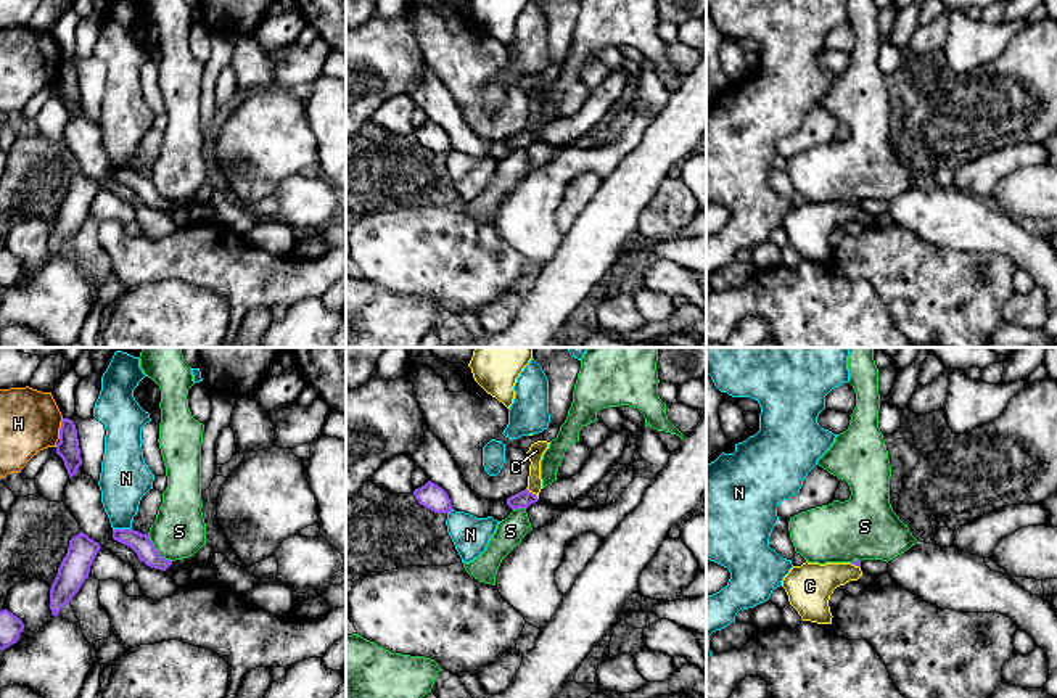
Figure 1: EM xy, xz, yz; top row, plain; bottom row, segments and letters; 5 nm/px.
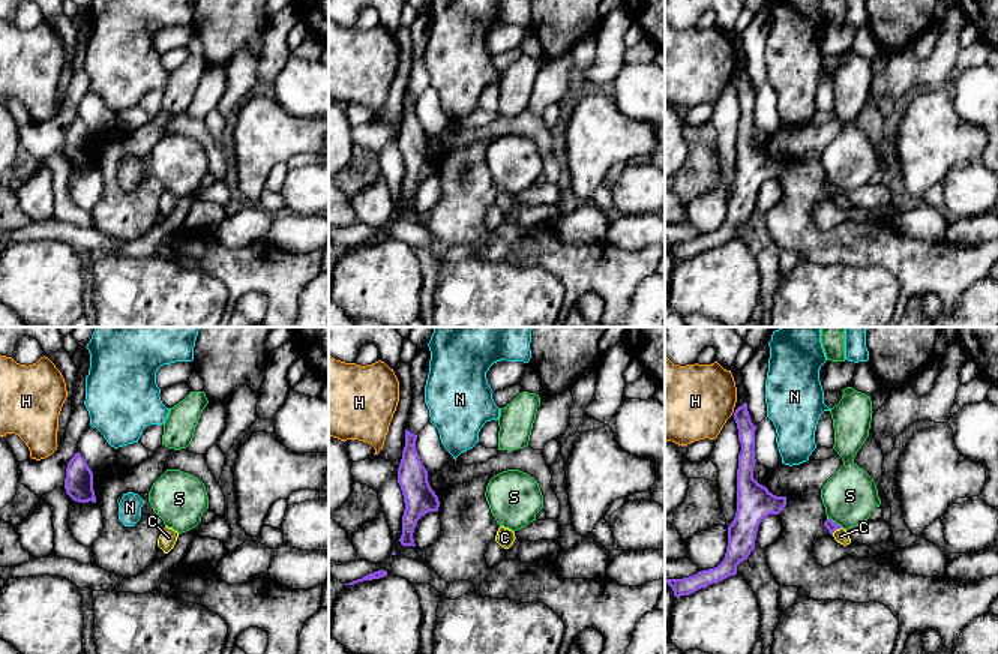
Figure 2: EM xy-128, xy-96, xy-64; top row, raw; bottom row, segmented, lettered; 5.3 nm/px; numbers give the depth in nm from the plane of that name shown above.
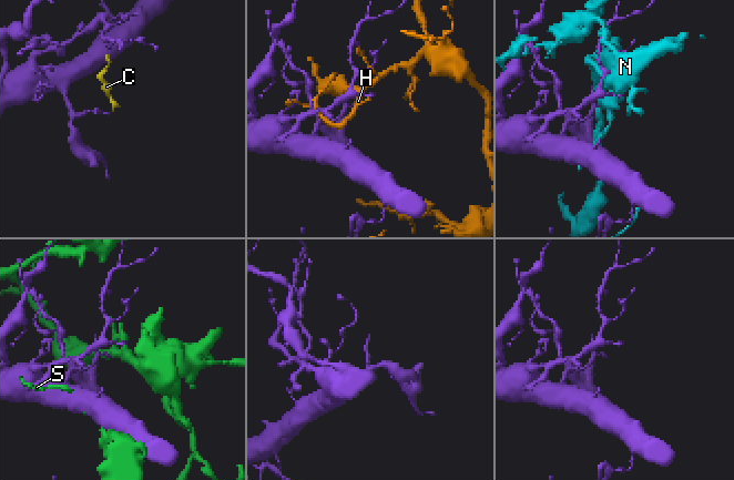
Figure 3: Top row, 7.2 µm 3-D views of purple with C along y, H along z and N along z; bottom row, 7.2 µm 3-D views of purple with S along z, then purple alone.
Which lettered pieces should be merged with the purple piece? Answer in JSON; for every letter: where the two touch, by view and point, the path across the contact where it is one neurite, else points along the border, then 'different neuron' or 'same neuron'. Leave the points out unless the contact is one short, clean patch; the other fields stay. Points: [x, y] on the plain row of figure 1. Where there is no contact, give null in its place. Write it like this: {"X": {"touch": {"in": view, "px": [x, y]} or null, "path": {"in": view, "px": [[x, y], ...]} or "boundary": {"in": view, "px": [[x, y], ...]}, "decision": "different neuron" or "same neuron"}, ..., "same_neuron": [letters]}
{"C": {"touch": {"in": "xz", "px": [531, 132]}, "boundary": {"in": "xz", "px": [[526, 127], [538, 139]]}, "decision": "different neuron"}, "H": {"touch": {"in": "xy", "px": [60, 68]}, "decision": "different neuron"}, "N": {"touch": {"in": "xy", "px": [123, 169]}, "decision": "different neuron"}, "S": {"touch": {"in": "xy", "px": [156, 190]}, "decision": "different neuron"}, "same_neuron": []}

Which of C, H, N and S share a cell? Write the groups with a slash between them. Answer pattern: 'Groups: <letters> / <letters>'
Groups: C / H / N / S

